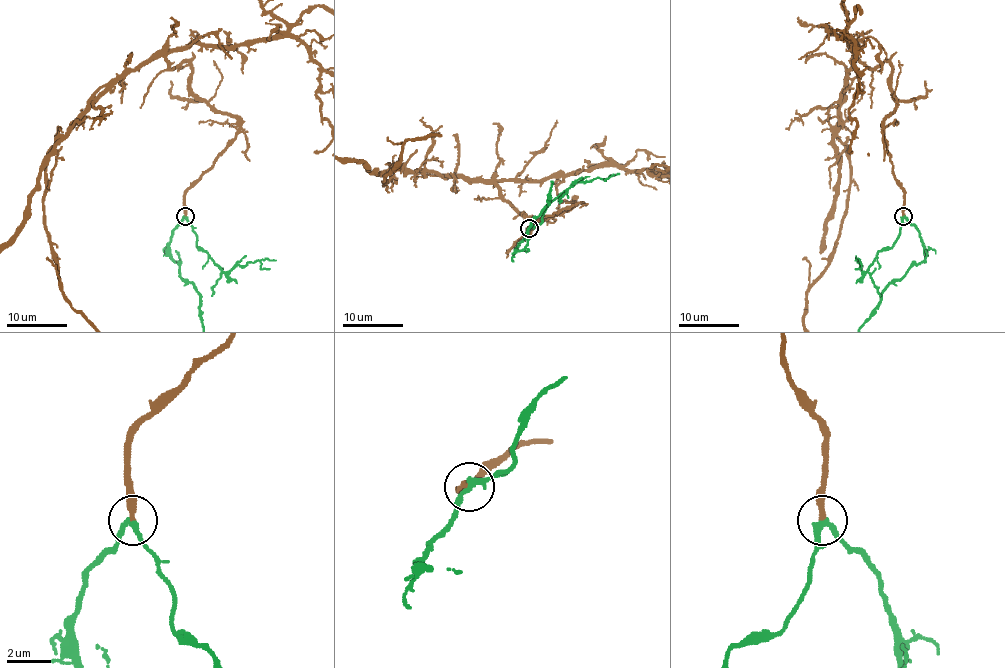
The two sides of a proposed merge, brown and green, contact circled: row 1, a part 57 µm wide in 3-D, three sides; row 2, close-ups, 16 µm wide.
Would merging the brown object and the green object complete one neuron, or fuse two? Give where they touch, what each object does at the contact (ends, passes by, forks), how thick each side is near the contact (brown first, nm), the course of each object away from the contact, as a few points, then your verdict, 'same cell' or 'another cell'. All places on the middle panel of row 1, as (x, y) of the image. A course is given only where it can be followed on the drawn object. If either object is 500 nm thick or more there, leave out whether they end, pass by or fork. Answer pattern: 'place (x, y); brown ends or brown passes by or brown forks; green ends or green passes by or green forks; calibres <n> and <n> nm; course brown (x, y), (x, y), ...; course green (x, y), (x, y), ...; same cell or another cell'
place (529, 228); brown ends; green passes by; calibres 240 and 240 nm; course brown (529, 227), (574, 205), (383, 185), (443, 135), (522, 170), (513, 191); course green (529, 227), (517, 249), (521, 250), (526, 244), (527, 229), (547, 205), (552, 182), (549, 177); same cell

